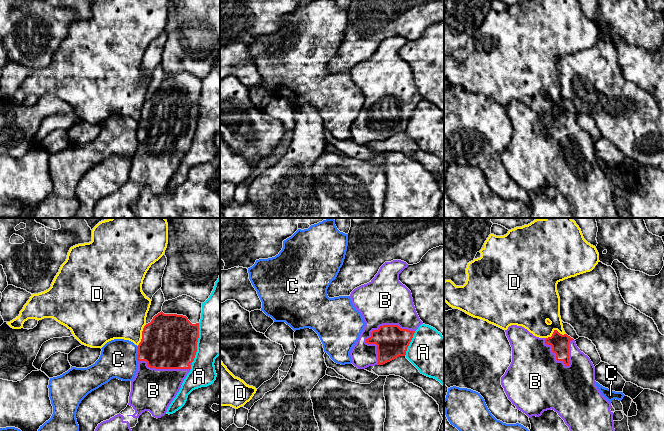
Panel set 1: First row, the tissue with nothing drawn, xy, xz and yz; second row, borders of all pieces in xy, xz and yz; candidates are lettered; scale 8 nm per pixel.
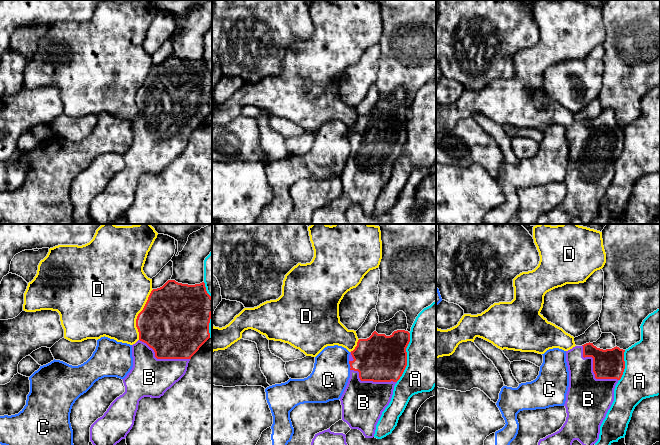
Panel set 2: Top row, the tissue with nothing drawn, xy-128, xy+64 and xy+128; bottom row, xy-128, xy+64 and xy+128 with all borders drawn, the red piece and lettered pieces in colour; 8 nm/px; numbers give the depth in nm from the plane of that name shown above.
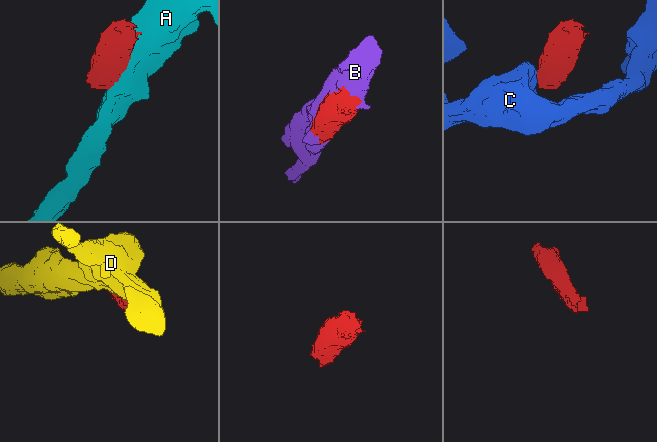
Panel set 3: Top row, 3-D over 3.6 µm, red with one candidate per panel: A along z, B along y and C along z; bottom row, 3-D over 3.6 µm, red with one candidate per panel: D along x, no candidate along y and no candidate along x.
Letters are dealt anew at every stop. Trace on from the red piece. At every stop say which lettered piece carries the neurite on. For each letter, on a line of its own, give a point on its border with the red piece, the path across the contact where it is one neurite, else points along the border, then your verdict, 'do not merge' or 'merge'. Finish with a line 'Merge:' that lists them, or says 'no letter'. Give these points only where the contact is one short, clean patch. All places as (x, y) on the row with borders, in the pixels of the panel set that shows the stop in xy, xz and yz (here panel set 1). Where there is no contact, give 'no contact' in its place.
A: xy (196, 343) | do not merge
B: xz (387, 325) | merge
C: xy (138, 353) | along xy (138, 346), (137, 360) | do not merge
D: yz (555, 330) | do not merge
Merge: B

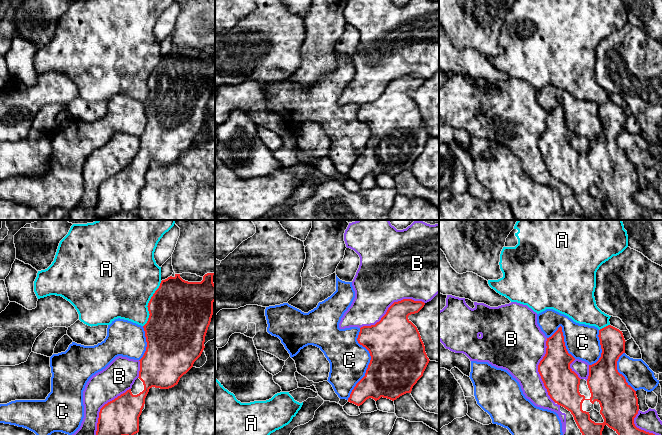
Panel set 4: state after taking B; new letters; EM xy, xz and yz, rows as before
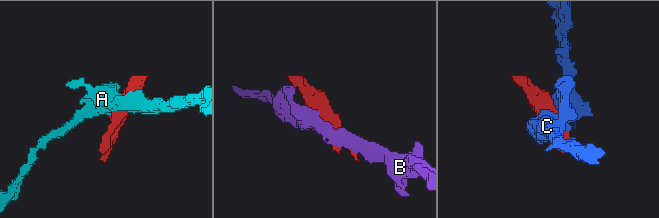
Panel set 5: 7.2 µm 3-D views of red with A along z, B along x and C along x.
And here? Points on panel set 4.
A: xy (148, 304) | do not merge
B: xz (390, 306) | do not merge
C: xz (369, 363) | do not merge
Merge: no letter

